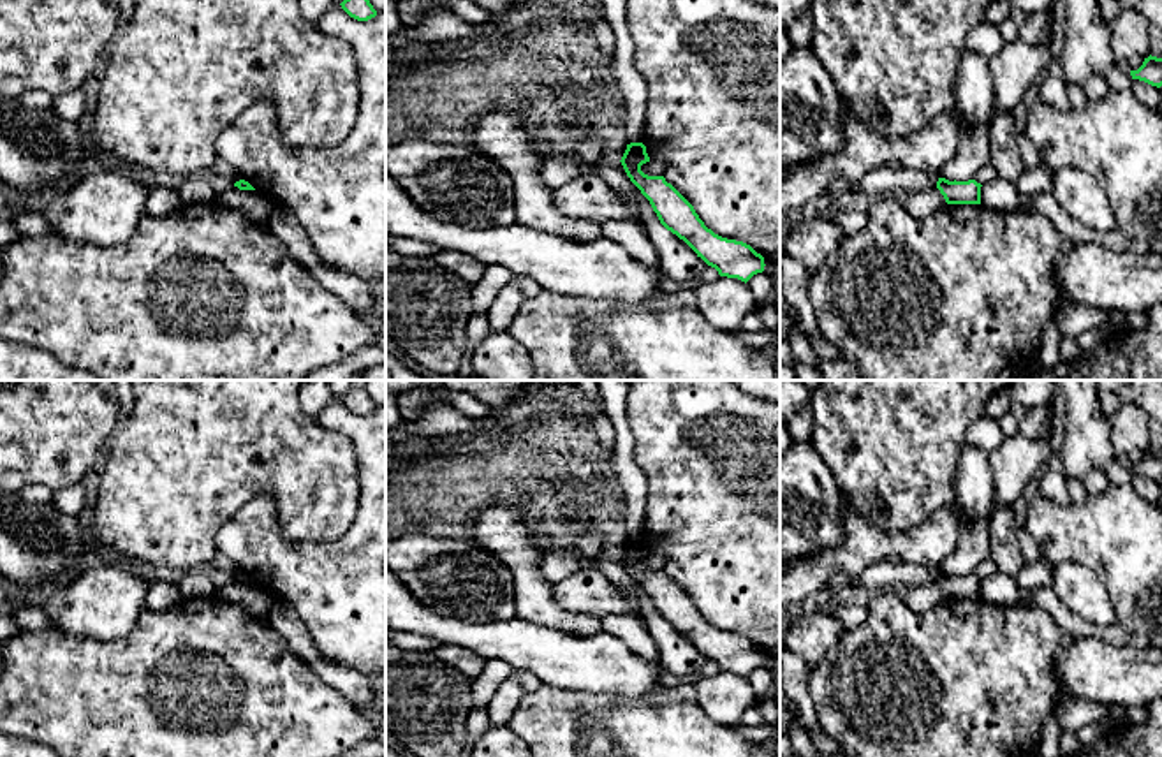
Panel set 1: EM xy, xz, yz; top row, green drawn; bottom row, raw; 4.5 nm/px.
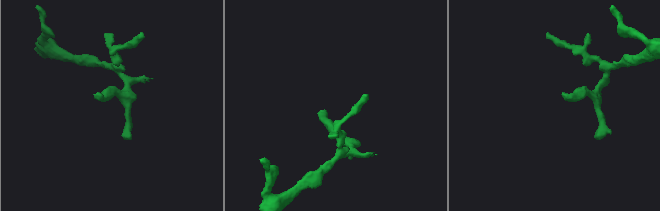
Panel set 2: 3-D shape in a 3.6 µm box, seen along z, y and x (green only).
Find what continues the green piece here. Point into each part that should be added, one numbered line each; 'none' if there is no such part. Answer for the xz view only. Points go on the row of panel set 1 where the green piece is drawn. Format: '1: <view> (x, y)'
none

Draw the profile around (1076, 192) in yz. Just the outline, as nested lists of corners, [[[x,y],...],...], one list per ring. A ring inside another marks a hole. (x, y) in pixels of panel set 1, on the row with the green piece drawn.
[[[1076,167],[1056,169],[1049,192],[1058,204],[1085,227],[1095,232],[1116,229],[1109,199],[1090,174]]]

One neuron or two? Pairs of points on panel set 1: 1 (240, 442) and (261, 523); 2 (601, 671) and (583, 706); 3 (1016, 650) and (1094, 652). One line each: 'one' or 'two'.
1: two
2: two
3: two

